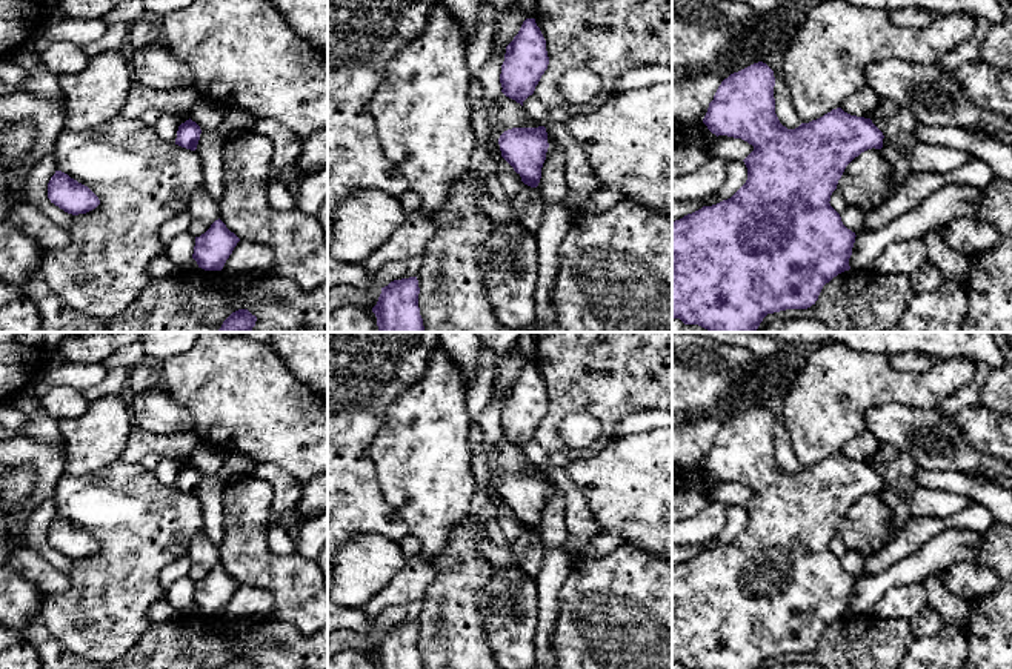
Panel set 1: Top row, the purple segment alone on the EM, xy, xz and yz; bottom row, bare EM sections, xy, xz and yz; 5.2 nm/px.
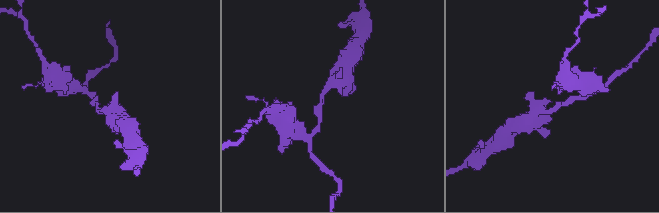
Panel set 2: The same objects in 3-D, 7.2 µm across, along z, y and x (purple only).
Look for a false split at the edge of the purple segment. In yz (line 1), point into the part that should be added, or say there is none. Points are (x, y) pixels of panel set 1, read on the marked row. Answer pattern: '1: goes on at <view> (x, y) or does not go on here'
1: does not go on here

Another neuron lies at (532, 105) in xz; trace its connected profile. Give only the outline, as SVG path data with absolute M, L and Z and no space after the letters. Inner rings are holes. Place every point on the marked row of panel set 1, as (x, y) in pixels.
M535 94L529 95L523 102L526 112L535 118L541 126L548 126L551 121L549 109L538 100Z

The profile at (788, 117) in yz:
M786 25L780 38L769 48L767 57L764 63L774 71L775 86L774 86L774 98L775 98L775 114L783 126L787 129L798 128L803 121L798 118L794 111L792 102L789 98L789 89L786 86L783 77L783 62L789 46L795 42L798 32L801 29L800 25Z

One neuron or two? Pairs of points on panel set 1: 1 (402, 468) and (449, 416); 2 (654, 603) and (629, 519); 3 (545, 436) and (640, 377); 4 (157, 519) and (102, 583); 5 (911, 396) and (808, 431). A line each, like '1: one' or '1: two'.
1: one
2: two
3: one
4: one
5: one

